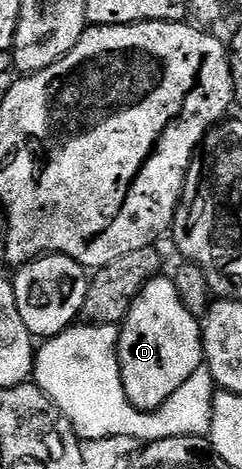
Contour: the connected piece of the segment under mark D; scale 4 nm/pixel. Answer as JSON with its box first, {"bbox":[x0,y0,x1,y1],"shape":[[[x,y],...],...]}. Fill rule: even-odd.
{"bbox":[118,275,203,411],"shape":[[[166,275],[154,277],[146,282],[140,295],[132,303],[118,334],[118,368],[122,371],[122,386],[131,406],[139,411],[161,410],[168,398],[181,385],[188,383],[188,379],[195,376],[203,365],[202,326],[199,318],[194,318],[193,311],[186,309],[177,287],[166,278]]]}

